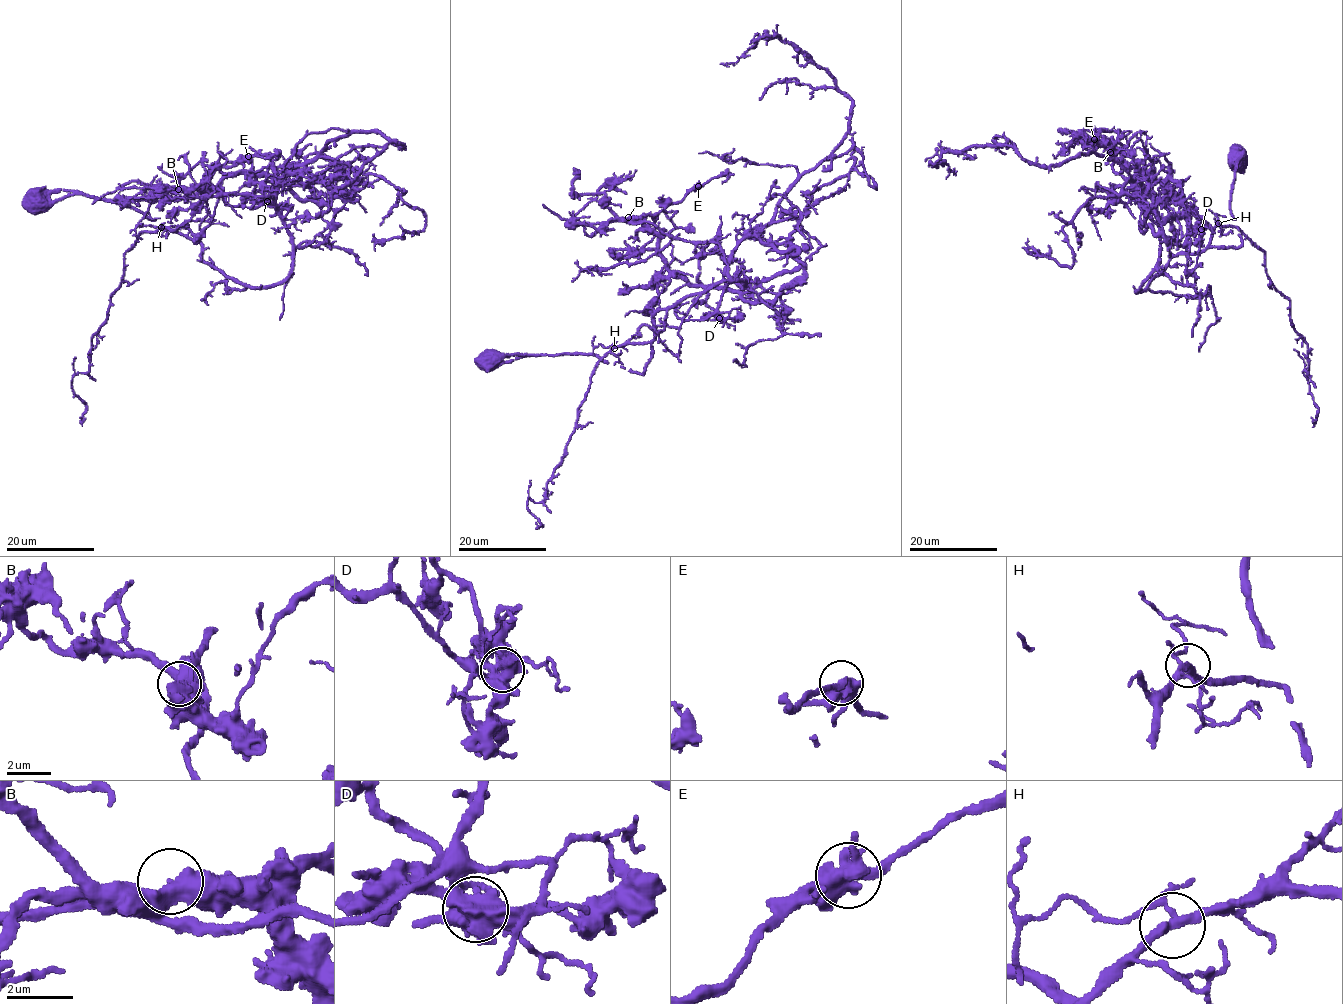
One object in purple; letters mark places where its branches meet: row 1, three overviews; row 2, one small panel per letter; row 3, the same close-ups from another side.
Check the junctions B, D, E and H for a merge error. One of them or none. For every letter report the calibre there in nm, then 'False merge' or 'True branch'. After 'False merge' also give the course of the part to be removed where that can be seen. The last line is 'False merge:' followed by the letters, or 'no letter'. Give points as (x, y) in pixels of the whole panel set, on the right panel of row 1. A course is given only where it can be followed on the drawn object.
B: Thickness 440 nm. True branch
D: Thickness 650 nm. True branch
E: Thickness 400 nm. True branch
H: Thickness 240 nm. True branch
False merge: no letter

